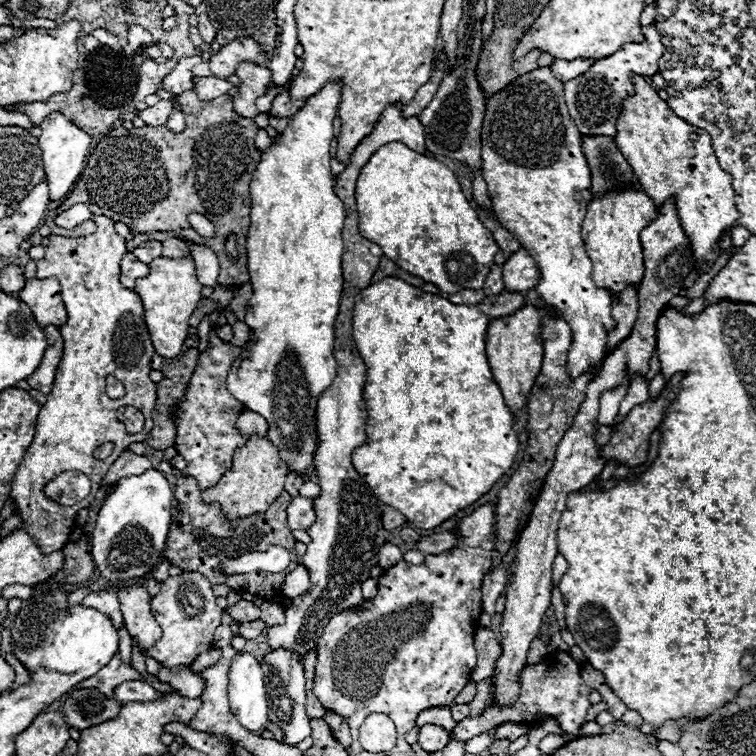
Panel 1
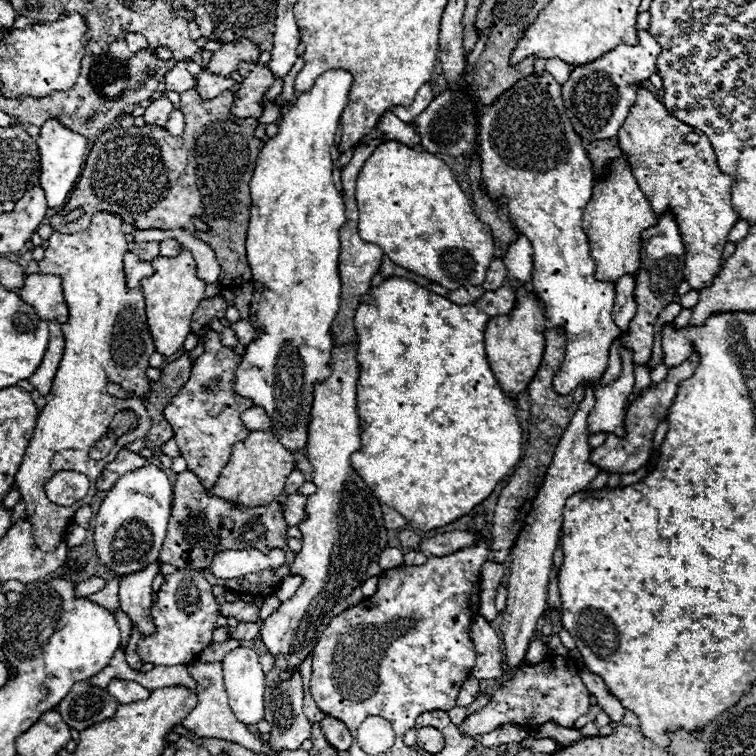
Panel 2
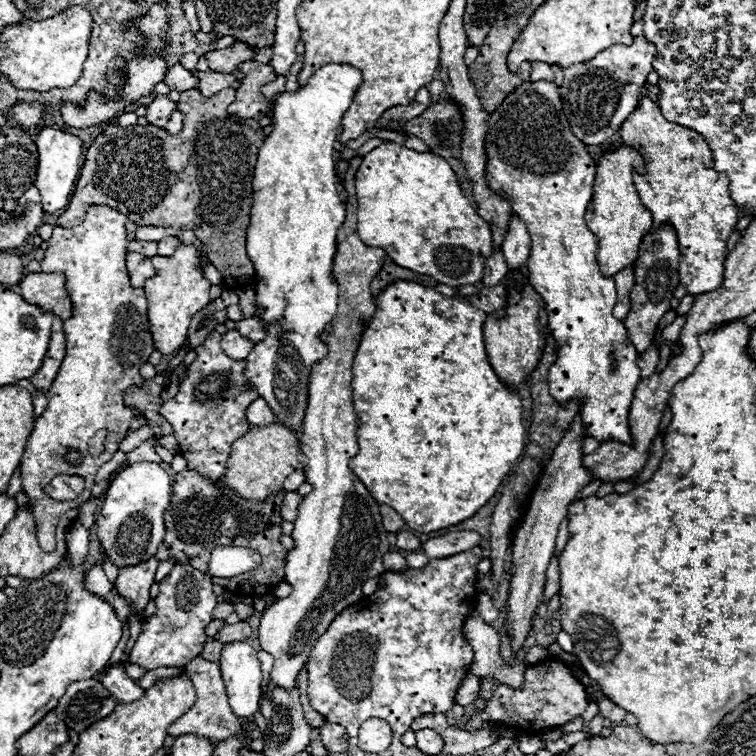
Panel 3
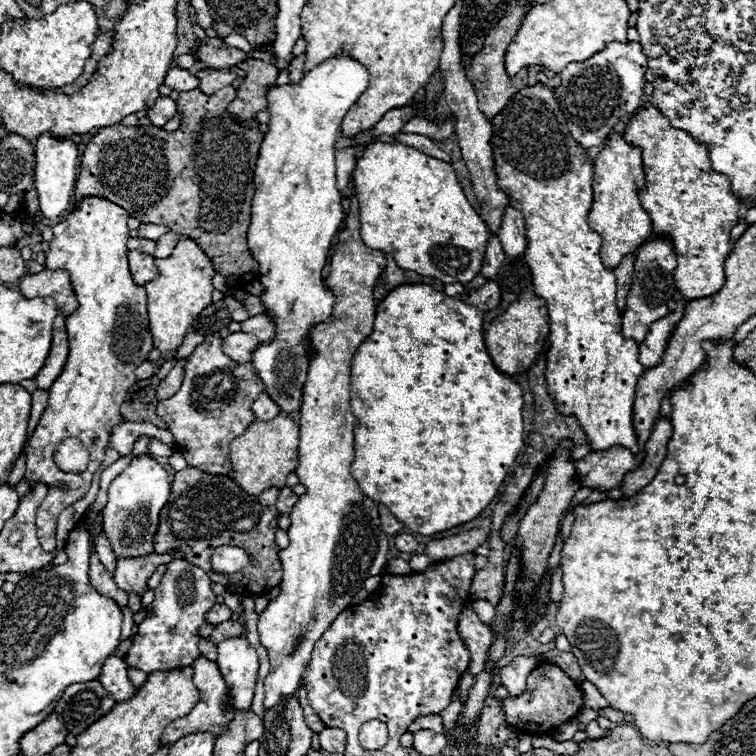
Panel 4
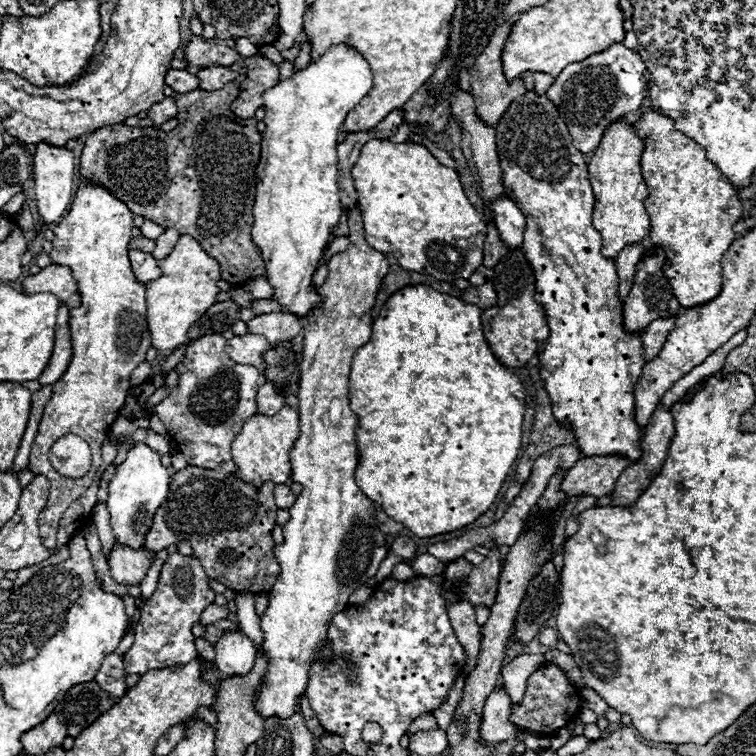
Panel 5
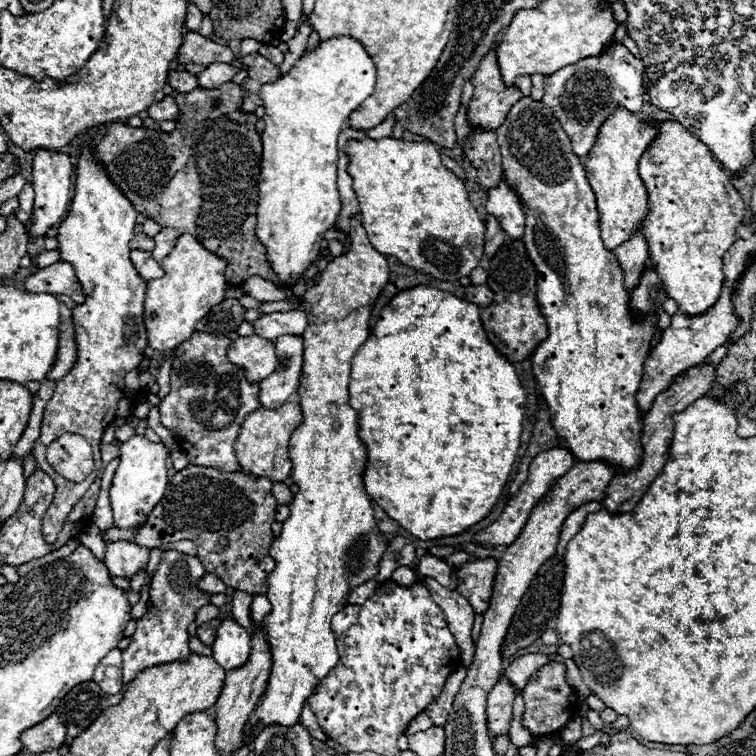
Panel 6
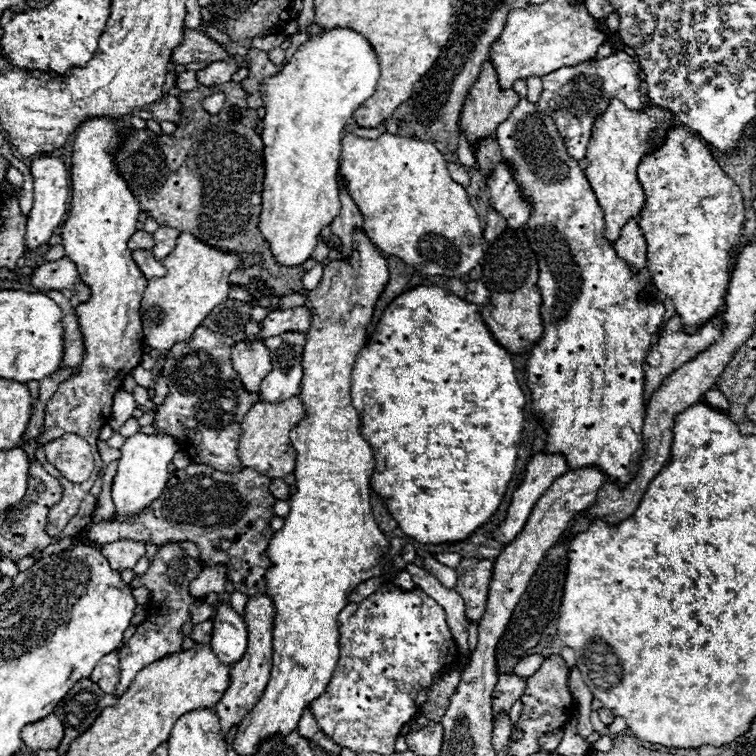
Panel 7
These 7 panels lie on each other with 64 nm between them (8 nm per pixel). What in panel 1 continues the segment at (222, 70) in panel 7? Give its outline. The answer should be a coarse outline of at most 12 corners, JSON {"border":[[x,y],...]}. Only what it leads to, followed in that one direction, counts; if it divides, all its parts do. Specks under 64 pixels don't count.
{"border":[[216,76],[196,78],[194,92],[200,100],[228,94],[232,82]]}

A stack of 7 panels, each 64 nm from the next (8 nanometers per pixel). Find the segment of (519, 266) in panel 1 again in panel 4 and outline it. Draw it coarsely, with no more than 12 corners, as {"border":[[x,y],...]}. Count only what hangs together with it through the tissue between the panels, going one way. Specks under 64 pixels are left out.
{"border":[[506,206],[498,230],[508,260],[526,250],[520,210]]}

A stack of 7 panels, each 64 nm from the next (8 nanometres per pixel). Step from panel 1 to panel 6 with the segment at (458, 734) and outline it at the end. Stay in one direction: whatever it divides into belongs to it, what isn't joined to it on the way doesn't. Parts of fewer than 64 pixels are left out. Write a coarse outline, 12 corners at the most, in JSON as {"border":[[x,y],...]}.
{"border":[[548,662],[524,688],[522,726],[554,734],[578,706],[566,666]]}

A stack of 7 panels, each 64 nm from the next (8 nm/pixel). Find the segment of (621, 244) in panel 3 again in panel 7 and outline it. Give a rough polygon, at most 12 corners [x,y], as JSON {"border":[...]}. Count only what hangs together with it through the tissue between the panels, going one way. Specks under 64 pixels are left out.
{"border":[[620,100],[596,116],[584,172],[616,242],[644,206],[636,168],[676,116]]}

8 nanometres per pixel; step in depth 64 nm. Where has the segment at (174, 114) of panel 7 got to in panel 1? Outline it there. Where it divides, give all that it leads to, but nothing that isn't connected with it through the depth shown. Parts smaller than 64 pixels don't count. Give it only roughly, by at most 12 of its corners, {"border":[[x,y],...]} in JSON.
{"border":[[170,100],[142,110],[148,126],[164,126],[174,106]]}

